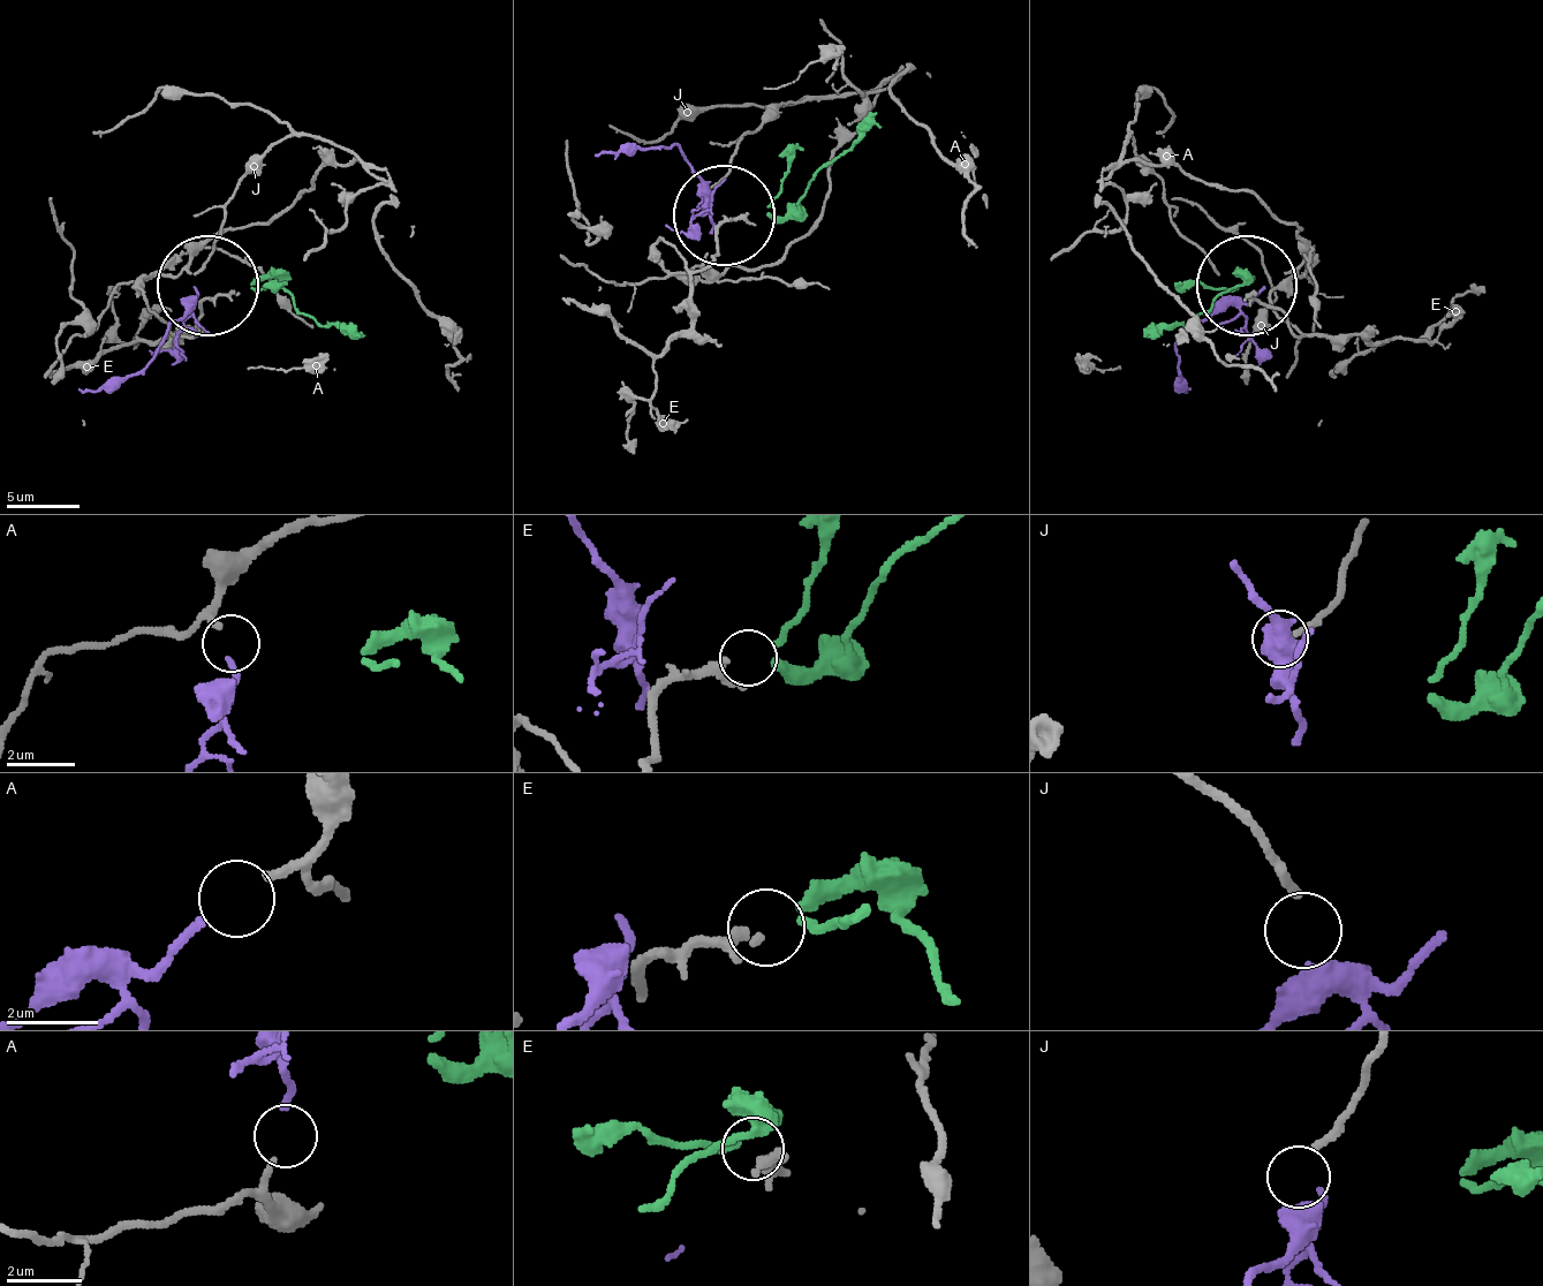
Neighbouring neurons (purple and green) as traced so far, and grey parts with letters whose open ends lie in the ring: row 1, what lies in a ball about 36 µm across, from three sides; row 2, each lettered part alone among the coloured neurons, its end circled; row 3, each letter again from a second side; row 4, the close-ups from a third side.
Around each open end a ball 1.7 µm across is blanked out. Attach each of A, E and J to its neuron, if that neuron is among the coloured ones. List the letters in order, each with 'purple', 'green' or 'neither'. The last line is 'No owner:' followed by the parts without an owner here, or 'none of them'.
A: purple
E: green
J: neither
No owner: J

